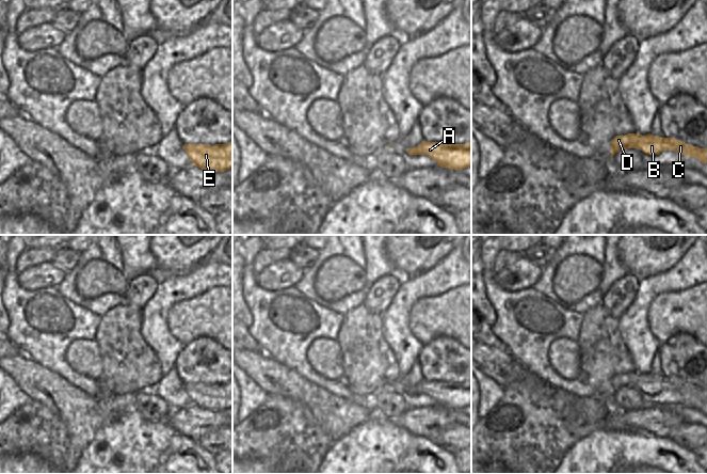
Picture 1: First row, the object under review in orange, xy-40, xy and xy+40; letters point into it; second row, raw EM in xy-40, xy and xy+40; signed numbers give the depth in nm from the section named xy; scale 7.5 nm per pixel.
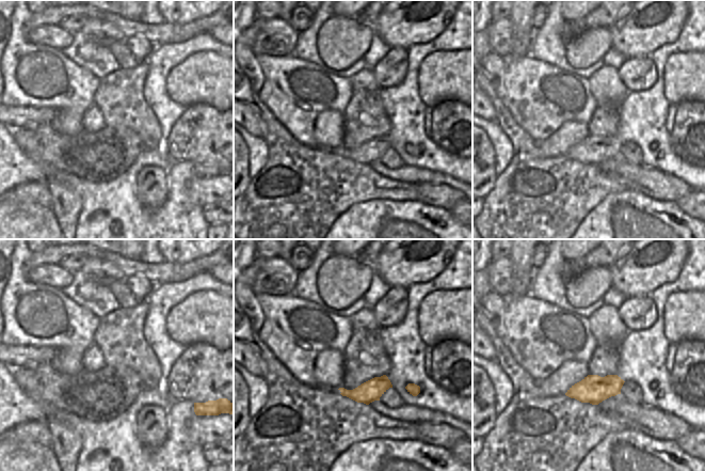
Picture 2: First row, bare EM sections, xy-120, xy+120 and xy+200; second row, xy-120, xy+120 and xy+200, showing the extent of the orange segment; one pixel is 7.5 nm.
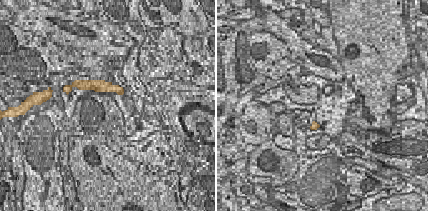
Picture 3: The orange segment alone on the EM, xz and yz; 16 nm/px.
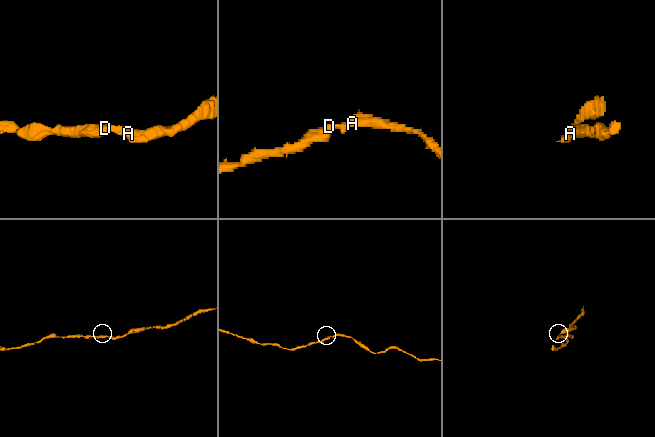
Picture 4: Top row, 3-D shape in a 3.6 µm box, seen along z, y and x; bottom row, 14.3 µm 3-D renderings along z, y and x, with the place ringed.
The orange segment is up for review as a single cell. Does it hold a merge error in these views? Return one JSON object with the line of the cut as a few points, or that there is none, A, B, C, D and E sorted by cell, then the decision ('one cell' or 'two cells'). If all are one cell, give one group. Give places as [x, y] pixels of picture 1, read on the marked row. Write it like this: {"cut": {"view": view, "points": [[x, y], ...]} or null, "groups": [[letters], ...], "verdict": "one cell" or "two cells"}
{"cut": null, "groups": [["A", "B", "C", "D", "E"]], "verdict": "one cell"}

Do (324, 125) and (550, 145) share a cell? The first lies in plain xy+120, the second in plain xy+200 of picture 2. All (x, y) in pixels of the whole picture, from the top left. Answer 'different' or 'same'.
same

